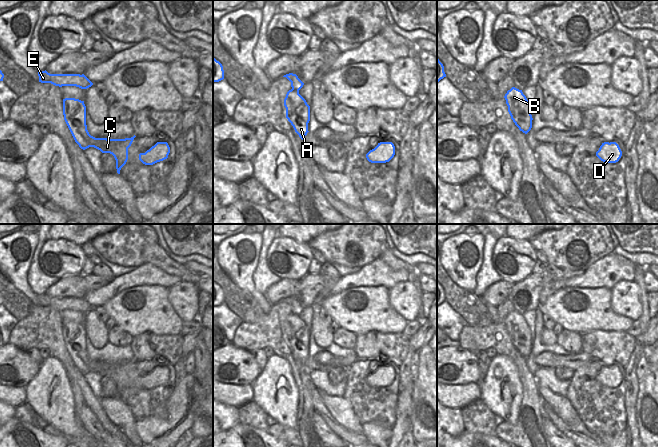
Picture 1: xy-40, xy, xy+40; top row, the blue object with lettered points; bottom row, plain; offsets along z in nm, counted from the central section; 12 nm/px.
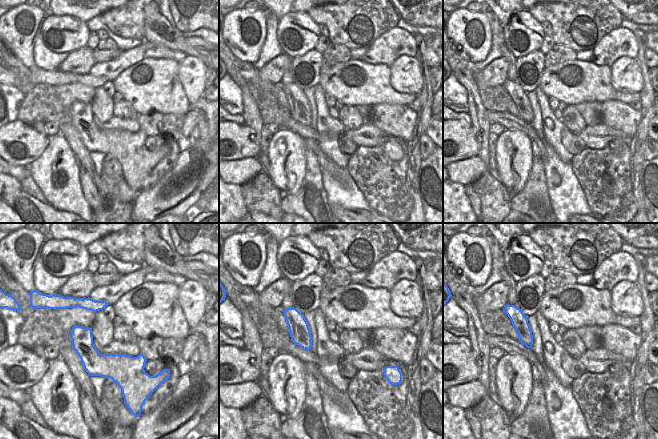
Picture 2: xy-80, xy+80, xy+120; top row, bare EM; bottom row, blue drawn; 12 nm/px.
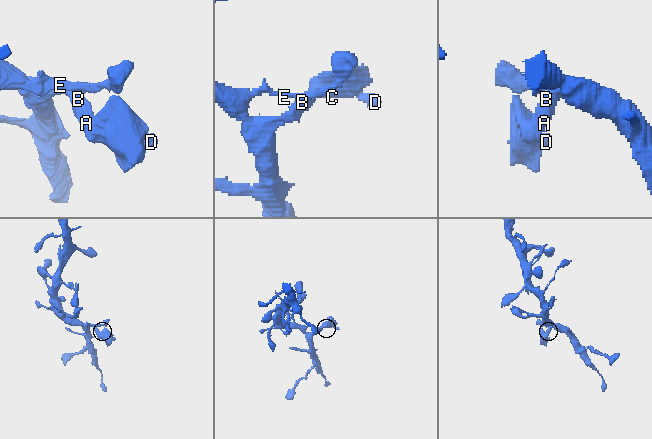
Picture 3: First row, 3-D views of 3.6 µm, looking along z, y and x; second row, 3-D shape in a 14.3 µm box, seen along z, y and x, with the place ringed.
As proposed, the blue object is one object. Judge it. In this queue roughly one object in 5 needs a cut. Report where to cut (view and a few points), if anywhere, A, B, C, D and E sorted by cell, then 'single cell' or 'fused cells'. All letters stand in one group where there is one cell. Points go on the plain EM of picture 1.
no cut; A B C D E; single cell

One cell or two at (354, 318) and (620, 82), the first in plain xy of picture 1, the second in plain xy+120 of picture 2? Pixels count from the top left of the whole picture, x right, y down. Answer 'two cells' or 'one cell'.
two cells

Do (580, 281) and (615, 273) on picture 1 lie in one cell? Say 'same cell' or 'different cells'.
same cell

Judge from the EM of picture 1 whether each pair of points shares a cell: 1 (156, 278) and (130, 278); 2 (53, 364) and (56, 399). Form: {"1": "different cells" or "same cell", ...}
{"1": "same cell", "2": "same cell"}

